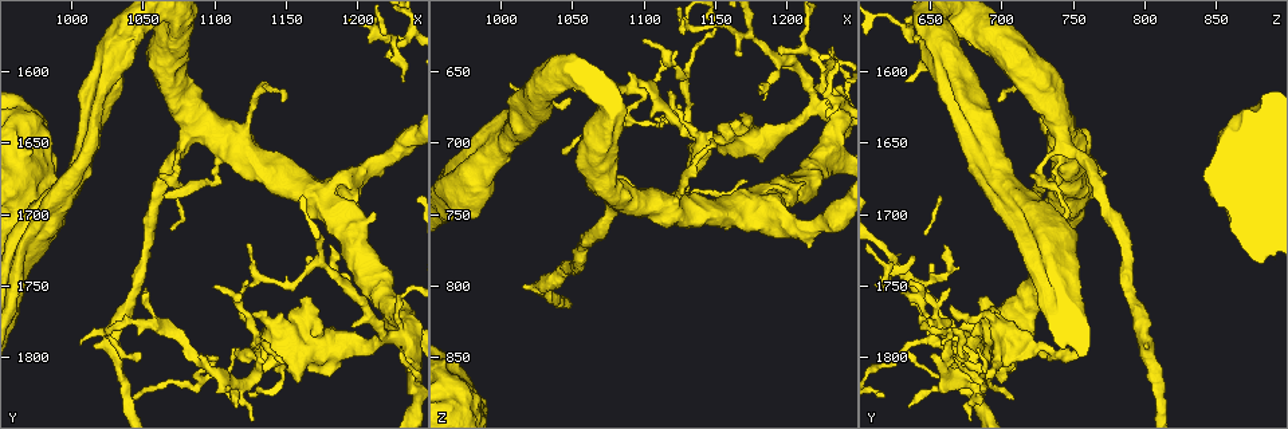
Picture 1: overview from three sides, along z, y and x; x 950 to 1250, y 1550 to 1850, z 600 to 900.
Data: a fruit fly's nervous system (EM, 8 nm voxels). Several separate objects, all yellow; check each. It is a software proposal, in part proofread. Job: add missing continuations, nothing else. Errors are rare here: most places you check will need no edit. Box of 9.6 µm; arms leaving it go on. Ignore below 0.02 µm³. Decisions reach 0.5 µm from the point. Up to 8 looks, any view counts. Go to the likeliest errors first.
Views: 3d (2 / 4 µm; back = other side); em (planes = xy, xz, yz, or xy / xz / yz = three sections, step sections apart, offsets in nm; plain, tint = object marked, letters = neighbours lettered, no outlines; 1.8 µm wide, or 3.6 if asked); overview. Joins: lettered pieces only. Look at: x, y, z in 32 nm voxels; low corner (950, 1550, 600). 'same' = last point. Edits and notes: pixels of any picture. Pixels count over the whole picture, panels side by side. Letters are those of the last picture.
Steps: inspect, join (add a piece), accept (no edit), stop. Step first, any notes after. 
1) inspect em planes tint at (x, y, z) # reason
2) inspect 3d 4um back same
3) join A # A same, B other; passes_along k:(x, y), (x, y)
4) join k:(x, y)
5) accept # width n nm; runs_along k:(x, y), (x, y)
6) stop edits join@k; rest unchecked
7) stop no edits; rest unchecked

inspect em xy step 4 letters at (1196, 1692, 734) # stops while still wide

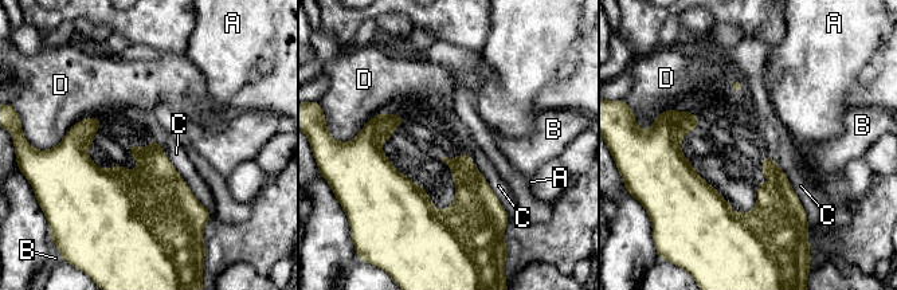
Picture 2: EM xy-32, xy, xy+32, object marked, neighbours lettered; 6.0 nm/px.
accept # A other, B other, C other, D other; runs_along 2:(676, 116), (676, 160), (724, 215), (799, 208); no lettered piece goes on from it

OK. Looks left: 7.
inspect em planes letters at (1070, 1680, 730) # a narrow waist

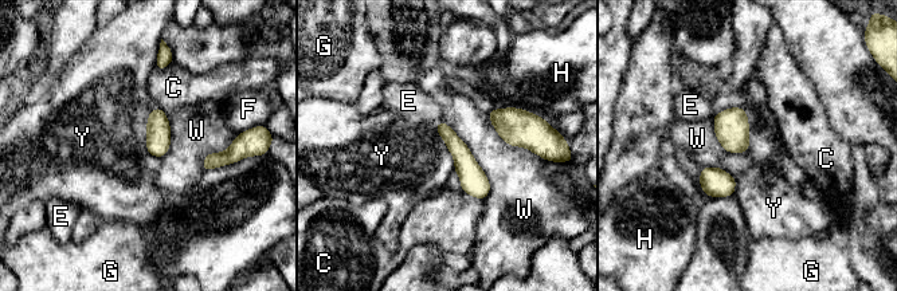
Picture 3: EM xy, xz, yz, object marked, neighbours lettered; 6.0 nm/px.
accept # width 140 nm; longest_contact W 550 nm; C other, E other, F other, G other, H other, W other, Y other; no lettered piece goes on from it

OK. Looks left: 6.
inspect 3d 4um at (1116, 1646, 742) # four-way junction

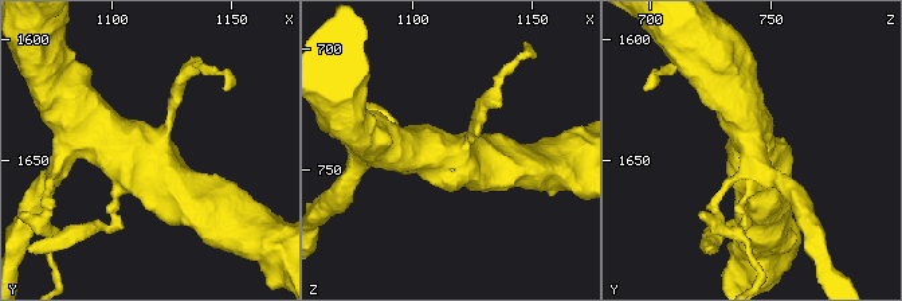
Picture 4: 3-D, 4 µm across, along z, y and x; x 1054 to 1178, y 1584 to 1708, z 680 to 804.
inspect em 3.6um planes letters at (1115, 1646, 740) # arms 4; need the tissue

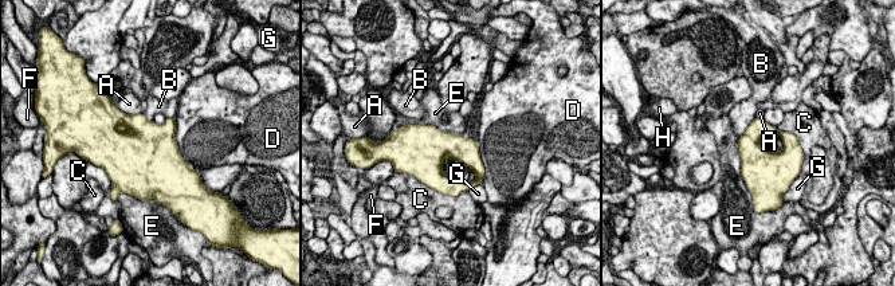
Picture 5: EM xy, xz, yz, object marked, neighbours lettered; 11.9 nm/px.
accept # width 340 nm; A other, B other, C other, D other, E other, F other, G other, H other; border 5:(737, 137), (740, 175), (750, 192); none of them fits

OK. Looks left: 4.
inspect em xy step 16 tint at (1226, 1590, 650)

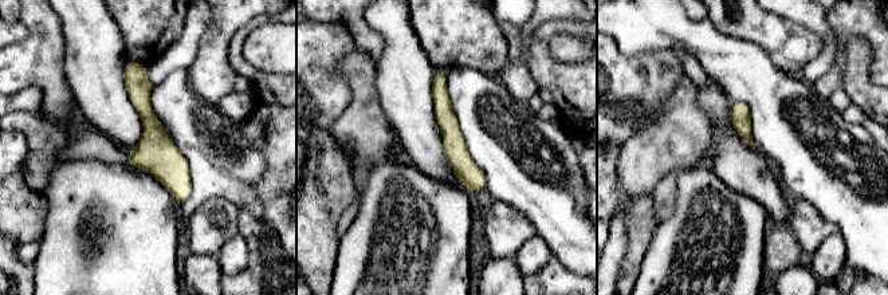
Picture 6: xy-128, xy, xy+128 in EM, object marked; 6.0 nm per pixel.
inspect em planes tint same

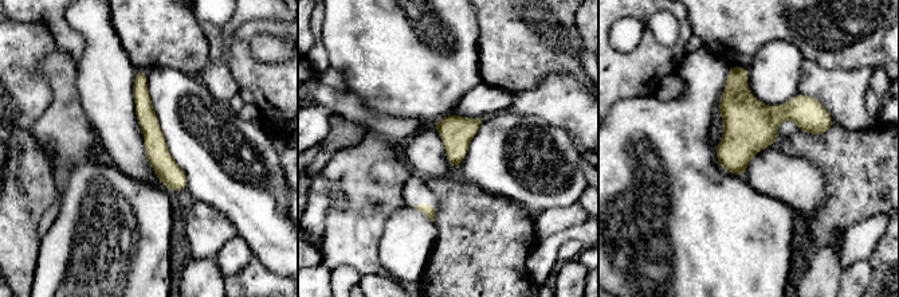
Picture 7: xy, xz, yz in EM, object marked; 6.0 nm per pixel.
inspect em planes letters same # what lies round it

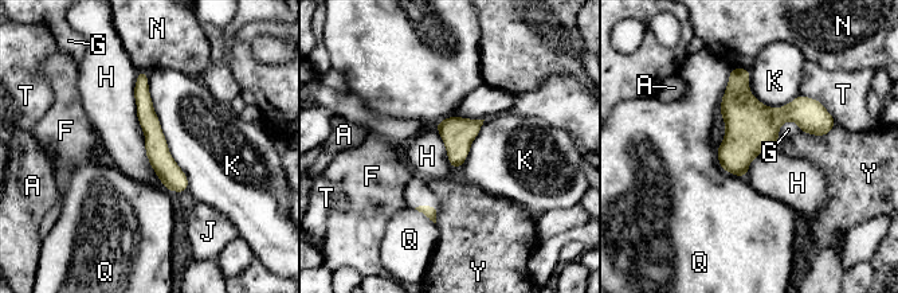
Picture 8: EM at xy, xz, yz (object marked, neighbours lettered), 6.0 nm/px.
accept # A other, F other, G other, H other, J other, K other, N other, Q other, T other, Y other; border 8:(137, 73), (136, 118), (164, 186); no lettered piece goes on from it

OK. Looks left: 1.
stop no edits; rest unchecked

